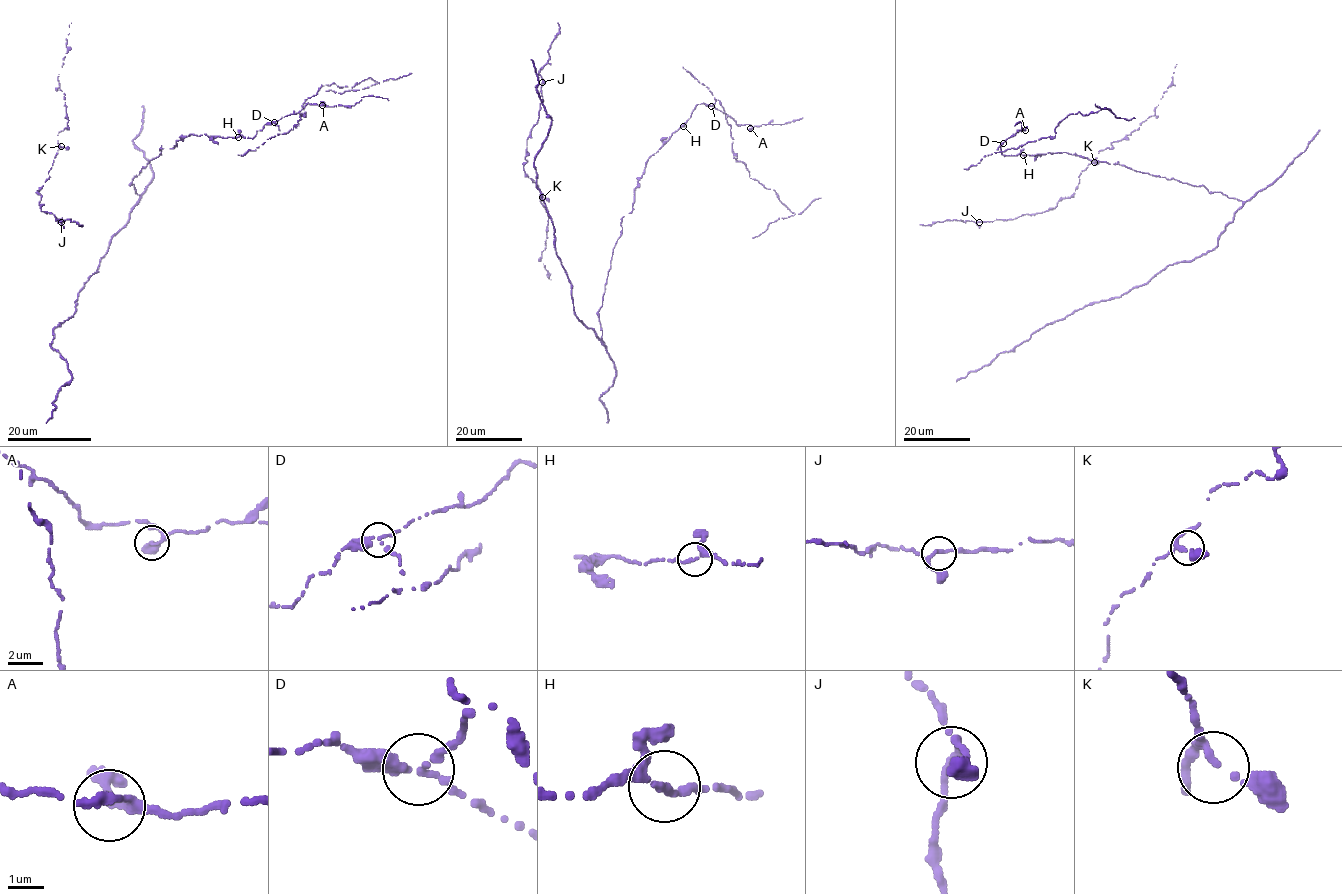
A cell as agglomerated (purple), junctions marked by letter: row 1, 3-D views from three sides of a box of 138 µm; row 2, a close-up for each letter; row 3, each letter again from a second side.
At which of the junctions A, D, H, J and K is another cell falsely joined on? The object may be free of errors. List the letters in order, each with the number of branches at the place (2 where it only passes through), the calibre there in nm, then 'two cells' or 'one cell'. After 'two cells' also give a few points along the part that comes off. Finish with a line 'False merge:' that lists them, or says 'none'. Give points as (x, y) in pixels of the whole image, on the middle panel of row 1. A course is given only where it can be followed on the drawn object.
A: branches 3; calibre 200 nm; one cell
D: branches 3; calibre 220 nm; two cells; course (711, 106), (719, 101), (731, 127), (734, 157), (750, 178), (774, 190), (794, 215), (771, 222), (752, 238)
H: branches 3; calibre 200 nm; one cell
J: branches 3; calibre 180 nm; one cell
K: branches 3; calibre 200 nm; one cell
False merge: D

